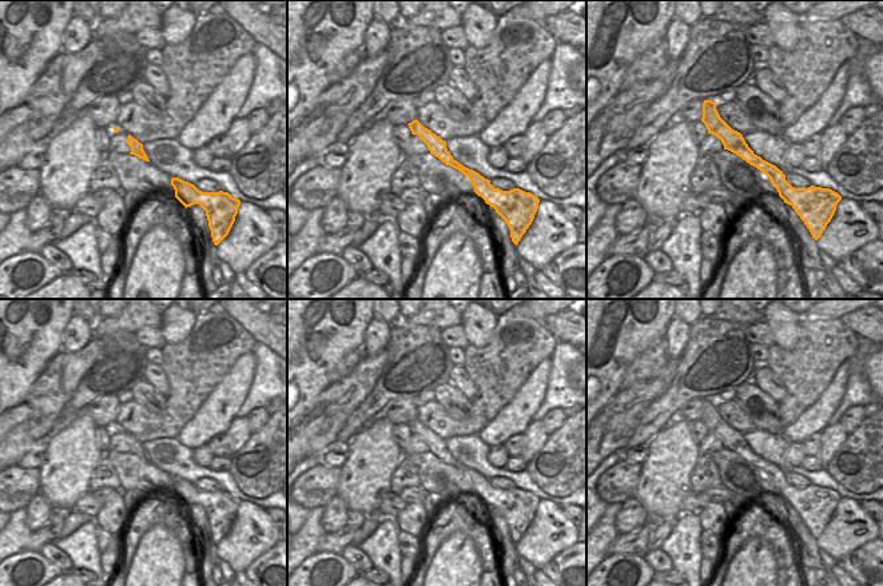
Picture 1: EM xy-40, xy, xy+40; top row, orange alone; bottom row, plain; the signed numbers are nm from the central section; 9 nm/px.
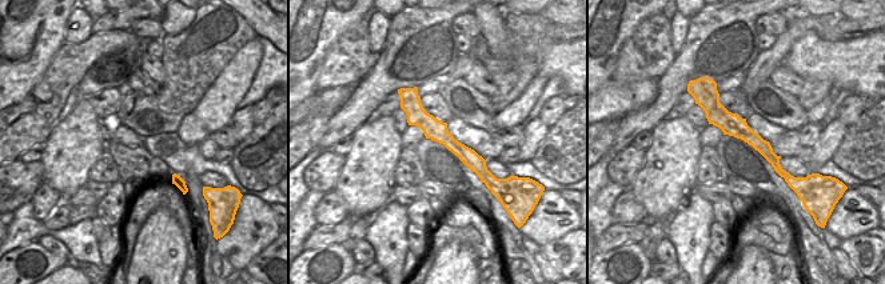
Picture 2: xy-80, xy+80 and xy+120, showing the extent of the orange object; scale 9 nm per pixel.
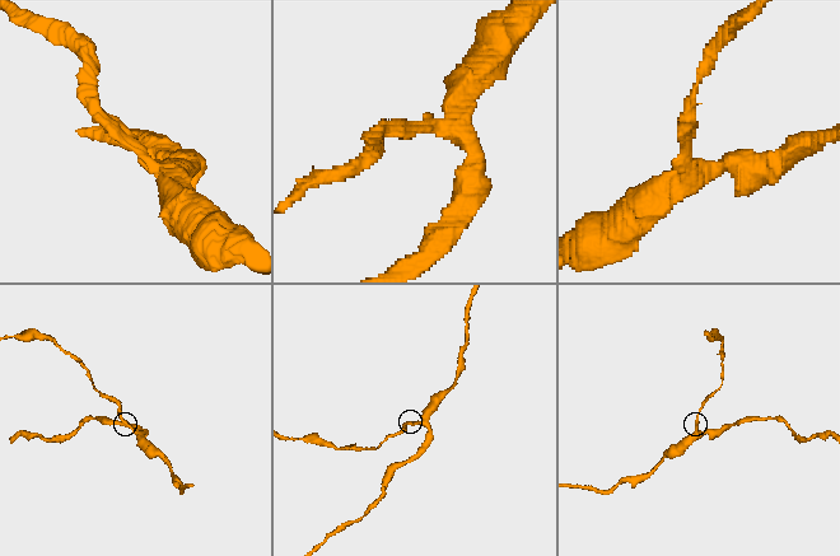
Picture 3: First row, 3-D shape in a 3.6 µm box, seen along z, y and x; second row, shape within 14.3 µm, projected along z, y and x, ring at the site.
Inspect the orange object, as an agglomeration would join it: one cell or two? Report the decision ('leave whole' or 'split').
leave whole

